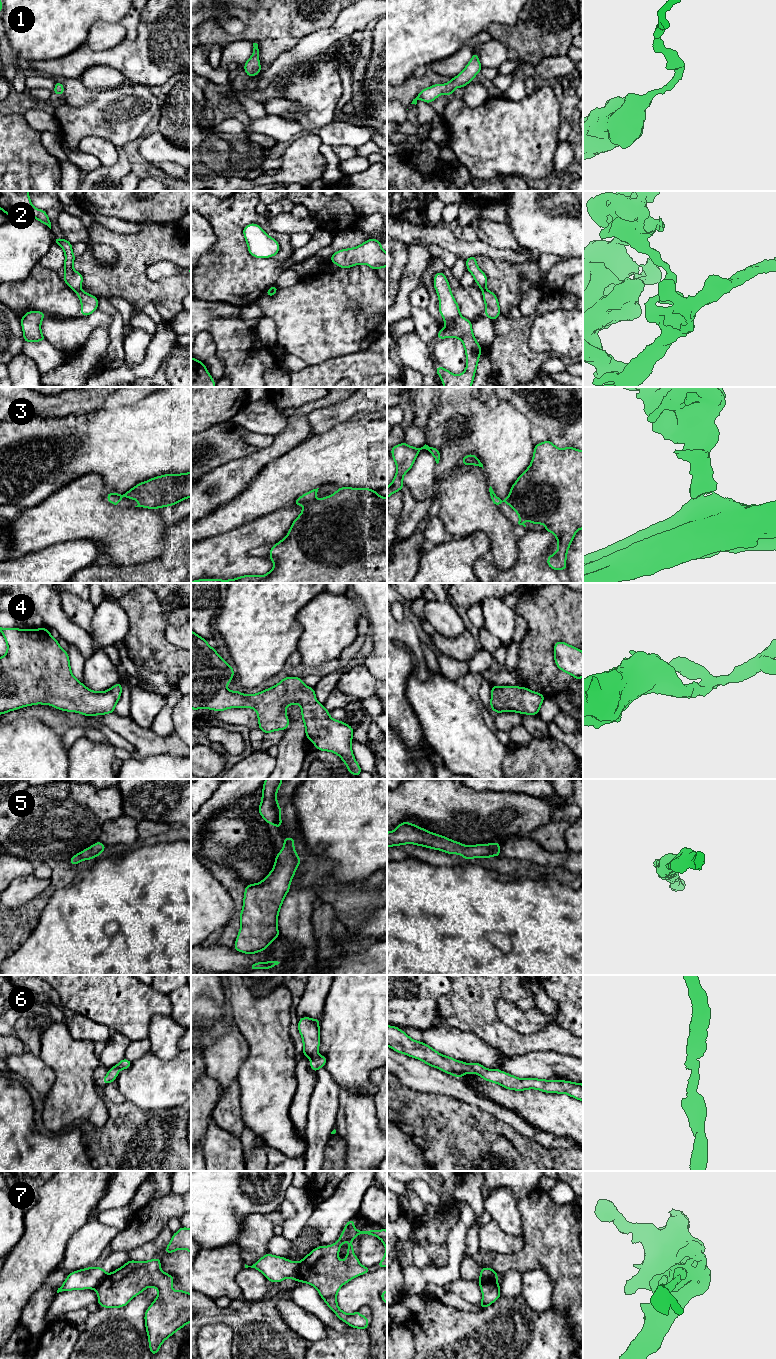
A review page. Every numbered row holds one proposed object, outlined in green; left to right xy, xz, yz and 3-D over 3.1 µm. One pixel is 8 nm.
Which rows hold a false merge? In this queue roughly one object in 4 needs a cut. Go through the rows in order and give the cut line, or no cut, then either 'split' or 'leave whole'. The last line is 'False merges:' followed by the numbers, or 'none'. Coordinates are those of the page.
1: no cut; leave whole
2: cut in xy along (80, 288), (76, 291); split
3: no cut; leave whole
4: no cut; leave whole
5: no cut; leave whole
6: no cut; leave whole
7: cut in xz along (299, 1262), (297, 1280); split
False merges: 2, 7

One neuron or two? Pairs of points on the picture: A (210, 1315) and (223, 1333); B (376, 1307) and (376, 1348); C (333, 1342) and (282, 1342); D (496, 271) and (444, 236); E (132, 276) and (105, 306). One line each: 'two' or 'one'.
A: two
B: one
C: two
D: two
E: two

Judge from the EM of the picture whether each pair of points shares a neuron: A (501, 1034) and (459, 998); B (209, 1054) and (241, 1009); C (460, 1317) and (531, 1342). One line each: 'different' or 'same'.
A: same
B: different
C: same

